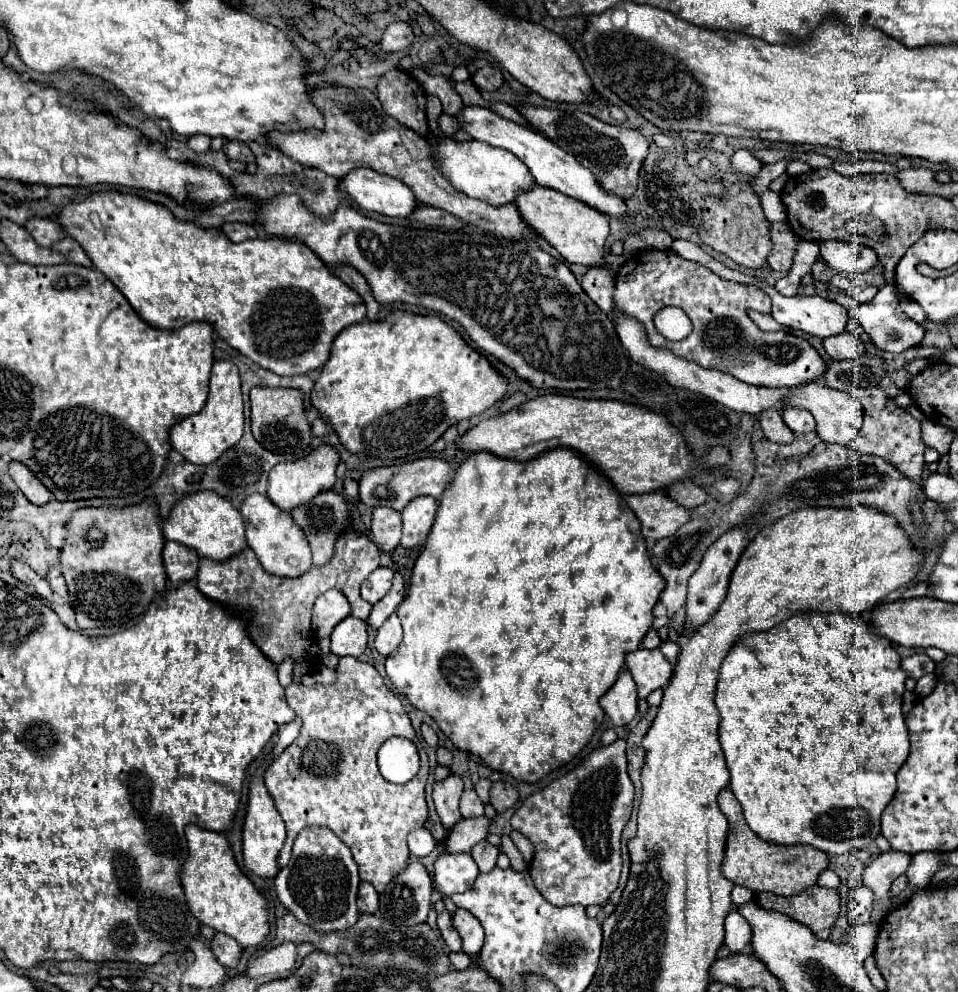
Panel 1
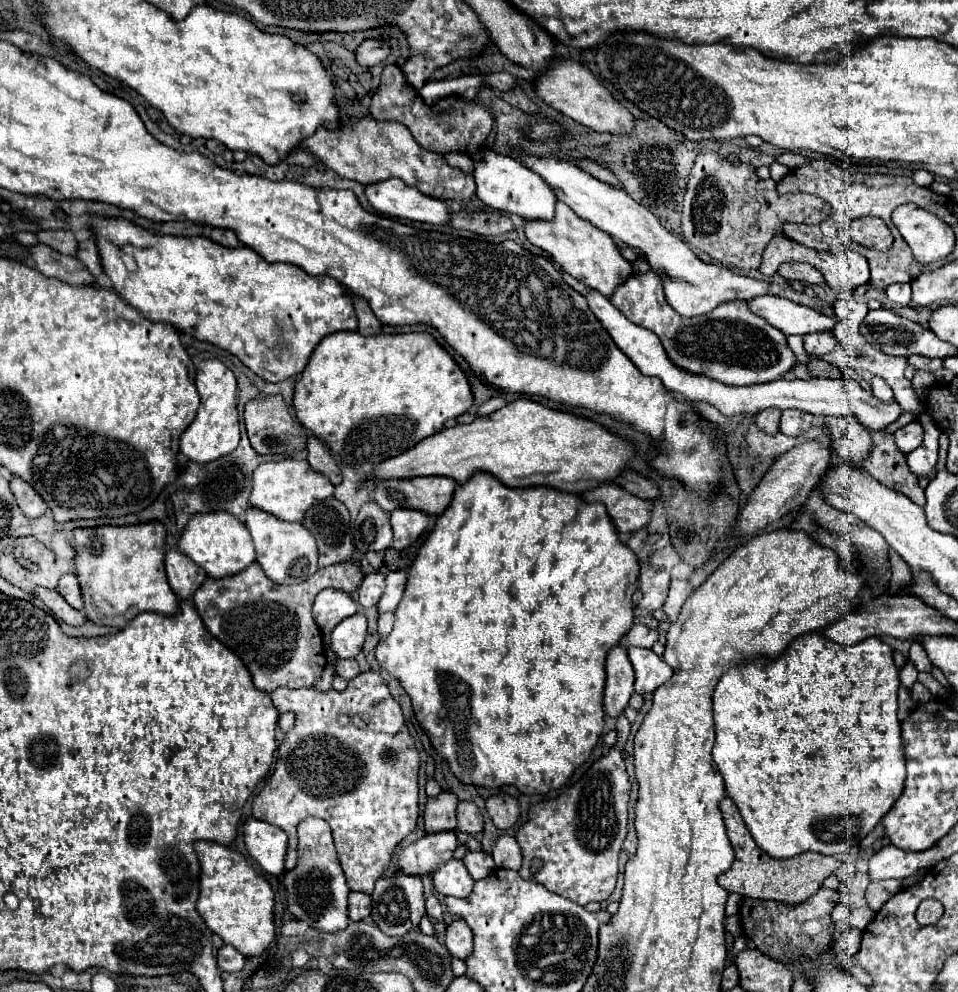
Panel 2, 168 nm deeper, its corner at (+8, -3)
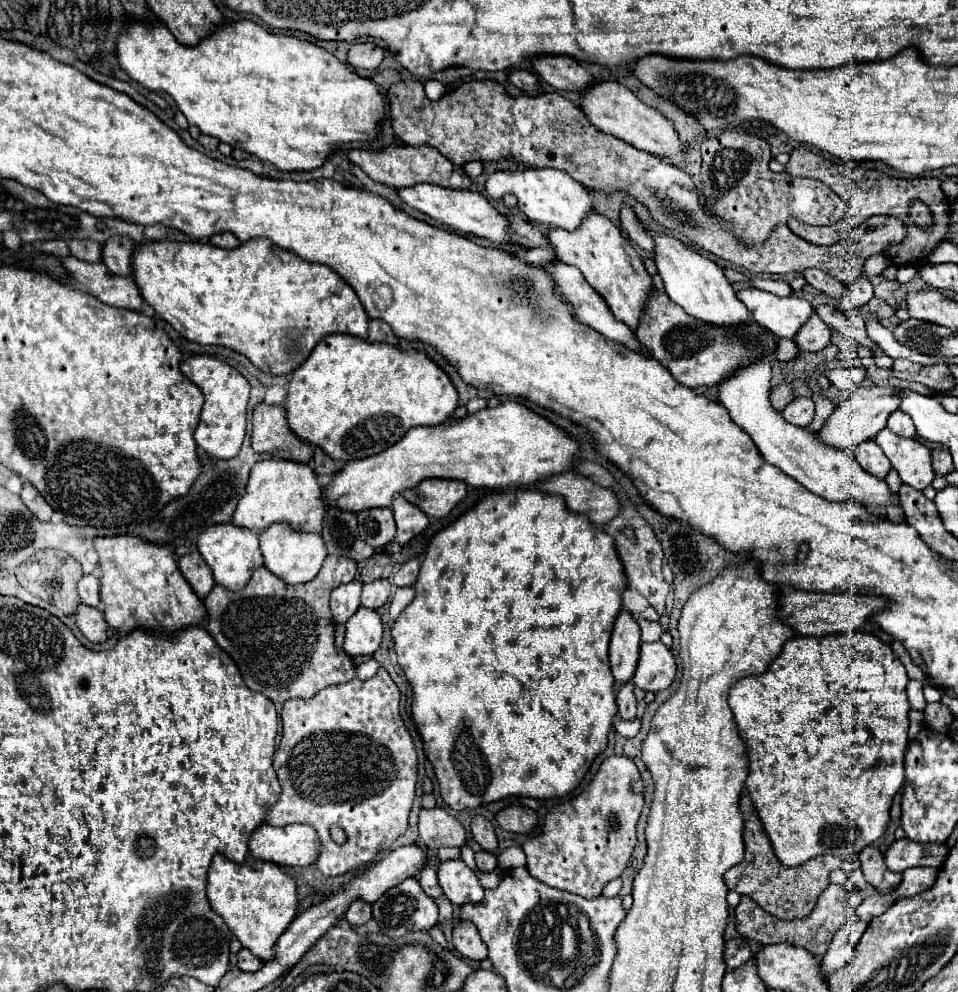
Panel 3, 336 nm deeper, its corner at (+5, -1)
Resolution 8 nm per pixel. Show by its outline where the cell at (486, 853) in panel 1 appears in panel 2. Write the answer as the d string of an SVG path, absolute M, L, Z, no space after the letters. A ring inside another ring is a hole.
M469 852L465 858L463 858L469 874L475 878L475 880L481 880L485 878L493 868L495 868L495 862L491 858L491 854L485 854L485 852Z

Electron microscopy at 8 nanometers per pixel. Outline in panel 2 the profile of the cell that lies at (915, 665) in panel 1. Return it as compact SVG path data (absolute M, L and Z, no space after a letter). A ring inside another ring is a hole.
M907 660L907 664L905 664L905 668L901 670L901 684L905 686L905 688L909 688L915 680L917 680L917 668L915 668L915 664L911 662L911 660Z

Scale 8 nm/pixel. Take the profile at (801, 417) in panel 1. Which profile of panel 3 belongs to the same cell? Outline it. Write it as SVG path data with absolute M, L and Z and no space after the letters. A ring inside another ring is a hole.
M796 398L782 410L782 416L794 426L808 426L814 418L814 402L810 398Z

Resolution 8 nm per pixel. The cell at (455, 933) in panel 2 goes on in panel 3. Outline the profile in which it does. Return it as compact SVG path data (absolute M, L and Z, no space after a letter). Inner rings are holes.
M456 922L452 932L454 948L470 960L484 960L488 956L488 948L482 942L476 926L472 922Z

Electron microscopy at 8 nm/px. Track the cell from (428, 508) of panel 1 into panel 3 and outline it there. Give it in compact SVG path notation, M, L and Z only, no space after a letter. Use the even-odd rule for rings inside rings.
M398 496L392 504L394 520L396 520L396 542L406 544L414 536L418 536L428 526L428 516L422 514L422 510L414 504L410 504L406 498Z

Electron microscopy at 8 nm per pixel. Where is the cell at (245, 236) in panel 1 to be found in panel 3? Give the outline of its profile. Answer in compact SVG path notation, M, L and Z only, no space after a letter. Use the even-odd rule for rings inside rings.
M222 232L222 234L214 234L212 238L210 238L210 244L212 246L218 246L218 248L236 248L236 246L240 246L240 242L234 238L234 234L230 234L230 232Z

